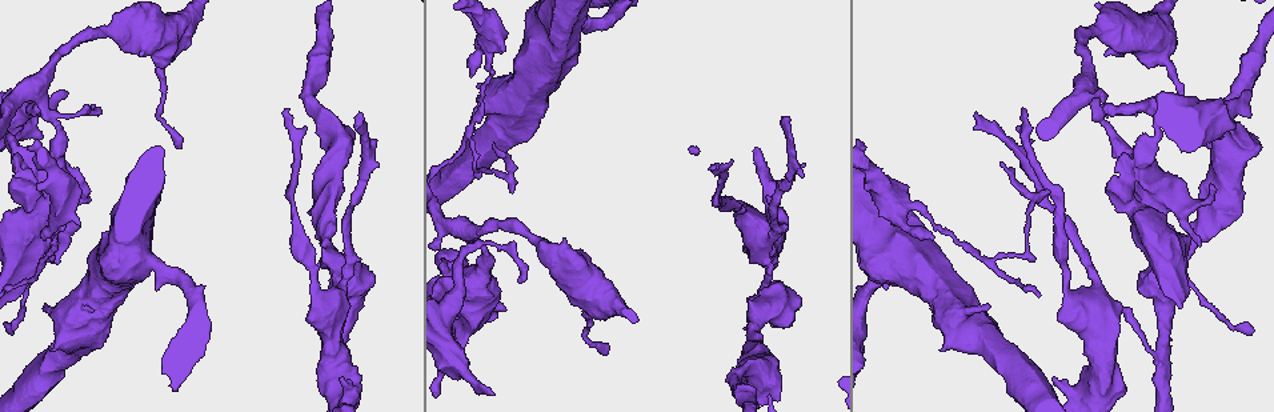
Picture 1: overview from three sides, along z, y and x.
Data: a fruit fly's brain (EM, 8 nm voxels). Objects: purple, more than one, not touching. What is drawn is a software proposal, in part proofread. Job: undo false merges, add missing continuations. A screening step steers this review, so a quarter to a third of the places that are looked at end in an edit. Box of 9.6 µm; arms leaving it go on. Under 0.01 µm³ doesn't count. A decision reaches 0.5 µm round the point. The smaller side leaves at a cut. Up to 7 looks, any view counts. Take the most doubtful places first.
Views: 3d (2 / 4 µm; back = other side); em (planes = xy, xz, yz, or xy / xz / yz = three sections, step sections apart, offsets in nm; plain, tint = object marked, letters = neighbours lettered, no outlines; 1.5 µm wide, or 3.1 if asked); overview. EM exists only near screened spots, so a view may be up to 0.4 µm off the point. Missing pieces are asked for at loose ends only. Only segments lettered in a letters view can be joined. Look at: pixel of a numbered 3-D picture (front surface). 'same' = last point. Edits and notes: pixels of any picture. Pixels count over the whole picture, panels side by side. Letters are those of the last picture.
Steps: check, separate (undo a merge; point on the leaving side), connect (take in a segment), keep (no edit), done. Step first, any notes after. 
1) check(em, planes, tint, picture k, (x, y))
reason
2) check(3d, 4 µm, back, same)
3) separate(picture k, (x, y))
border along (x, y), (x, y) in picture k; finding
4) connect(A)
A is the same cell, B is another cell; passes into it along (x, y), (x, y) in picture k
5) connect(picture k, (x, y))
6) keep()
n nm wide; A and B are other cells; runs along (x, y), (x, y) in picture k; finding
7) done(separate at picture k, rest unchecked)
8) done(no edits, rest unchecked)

check(em, planes, letters, picture 1, (478, 88))
stops while still wide

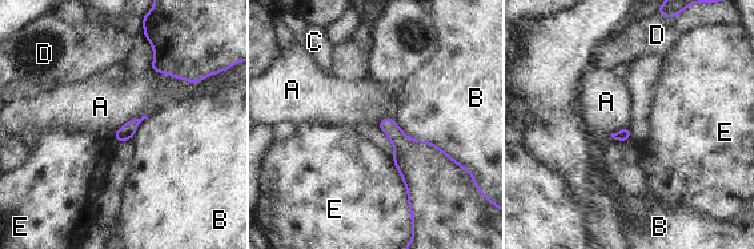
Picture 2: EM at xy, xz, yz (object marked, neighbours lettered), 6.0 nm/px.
keep()
B touches over 500 nm; A, B, C, D and E are other cells; border along (149, 68), (192, 83), (200, 80) in picture 2; none of them fits

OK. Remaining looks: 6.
check(em, planes, plain, picture 1, (498, 171))
thick turns thin

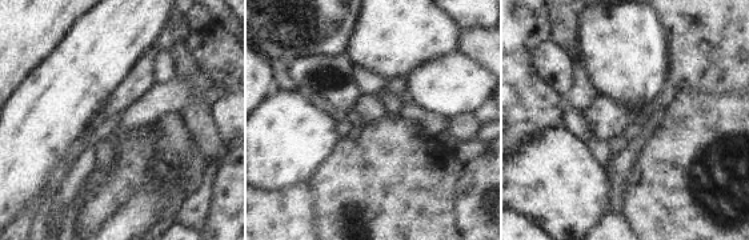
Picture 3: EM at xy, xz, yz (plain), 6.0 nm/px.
check(em, planes, letters, same)
see the neighbours

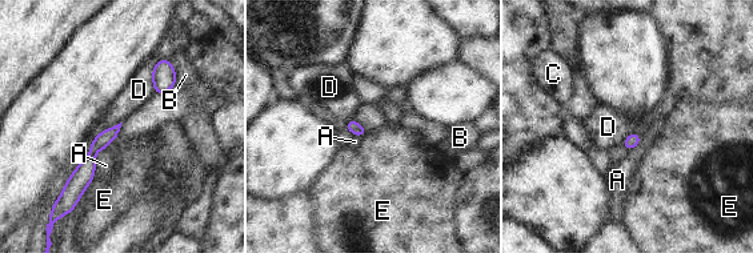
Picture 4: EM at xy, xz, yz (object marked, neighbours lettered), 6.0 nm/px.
keep()
80 nm wide; D touches over 200 nm; A, B, C, D and E are other cells; one neuron here

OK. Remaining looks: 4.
check(em, planes, letters, picture 1, (491, 244))
three arms meet

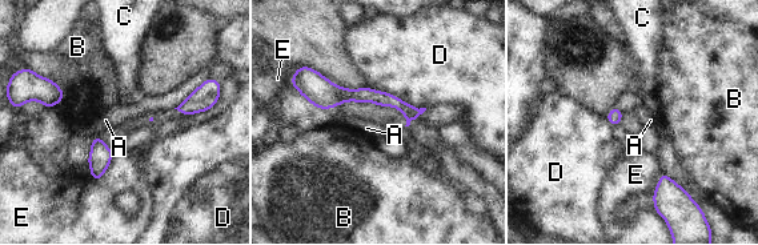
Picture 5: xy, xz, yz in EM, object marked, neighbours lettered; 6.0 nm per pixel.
separate(picture 5, (361, 95))
D touches over 380 nm; A, B, C, D and E are other cells; a second neuron is stuck on

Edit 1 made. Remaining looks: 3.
done(separate at picture 5, rest unchecked)

